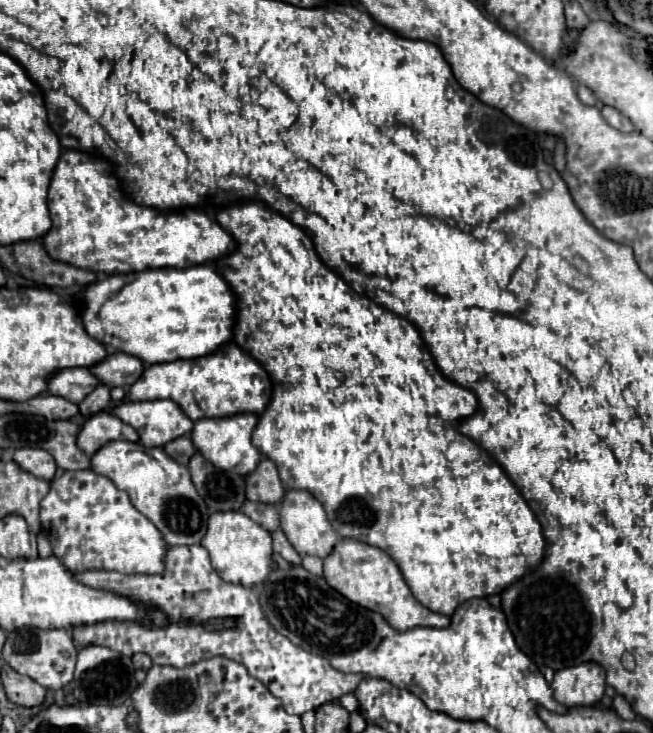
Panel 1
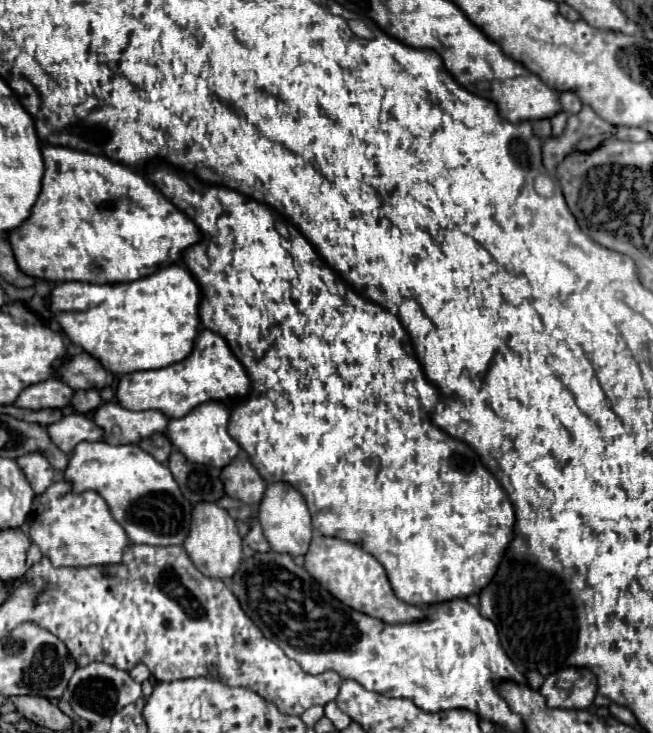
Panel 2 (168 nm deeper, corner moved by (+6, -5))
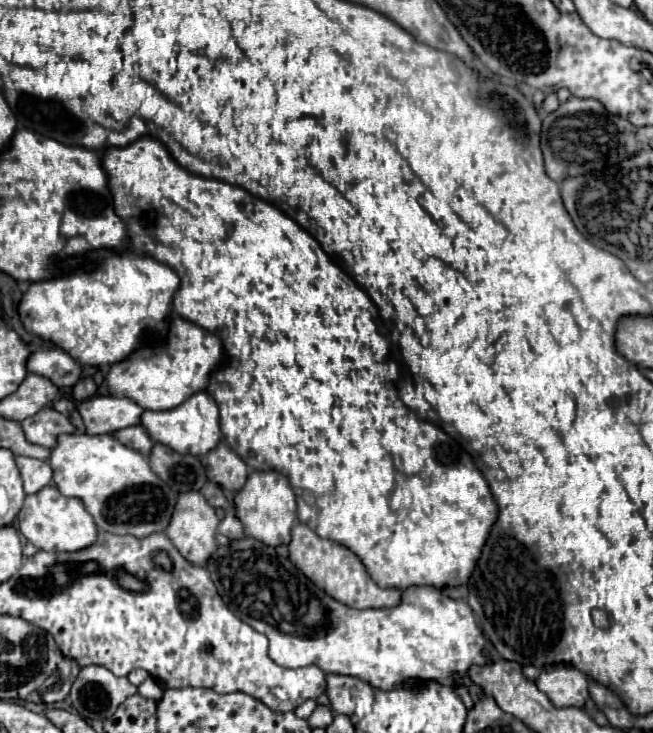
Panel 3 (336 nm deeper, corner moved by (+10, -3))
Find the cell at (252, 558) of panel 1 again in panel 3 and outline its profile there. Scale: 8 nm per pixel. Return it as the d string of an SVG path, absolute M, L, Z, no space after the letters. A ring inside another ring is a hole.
M196 491L196 493L180 493L176 501L176 509L172 513L172 521L168 523L168 529L164 531L170 541L180 549L180 555L188 559L194 565L206 565L210 555L216 549L216 527L218 527L218 517L214 513L214 507L208 505L208 501Z

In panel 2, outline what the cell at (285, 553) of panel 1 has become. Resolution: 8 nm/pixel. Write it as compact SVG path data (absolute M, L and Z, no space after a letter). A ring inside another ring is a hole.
M258 521L250 523L250 533L248 533L248 537L244 537L244 543L258 553L268 553L270 551L270 543L264 539L264 533L262 533L262 527L260 527Z

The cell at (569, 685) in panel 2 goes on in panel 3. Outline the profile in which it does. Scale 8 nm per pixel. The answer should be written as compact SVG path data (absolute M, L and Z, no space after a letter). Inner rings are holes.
M572 665L544 669L536 679L536 685L556 707L584 707L584 701L588 699L588 679Z

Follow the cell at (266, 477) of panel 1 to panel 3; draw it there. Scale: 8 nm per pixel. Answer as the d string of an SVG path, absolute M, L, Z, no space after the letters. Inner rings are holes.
M220 441L216 449L200 457L200 461L208 473L208 479L224 489L238 491L246 483L248 477L246 463L224 441Z

